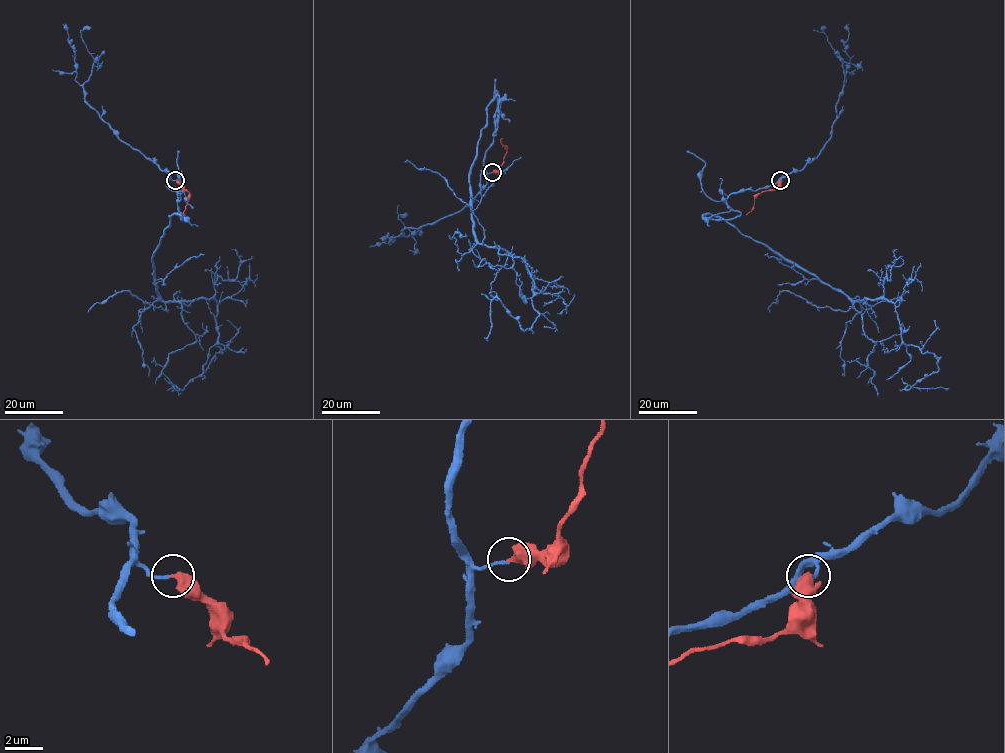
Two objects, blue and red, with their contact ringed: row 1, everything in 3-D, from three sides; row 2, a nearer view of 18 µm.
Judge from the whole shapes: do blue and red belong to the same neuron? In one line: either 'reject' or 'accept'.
accept

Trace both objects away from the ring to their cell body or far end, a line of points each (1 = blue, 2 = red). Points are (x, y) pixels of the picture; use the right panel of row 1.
1: (780, 180), (703, 216), (852, 301), (893, 302), (901, 340), (938, 368), (905, 388), (946, 390)
2: (780, 180), (776, 188), (760, 192), (754, 199), (754, 208), (746, 215)

